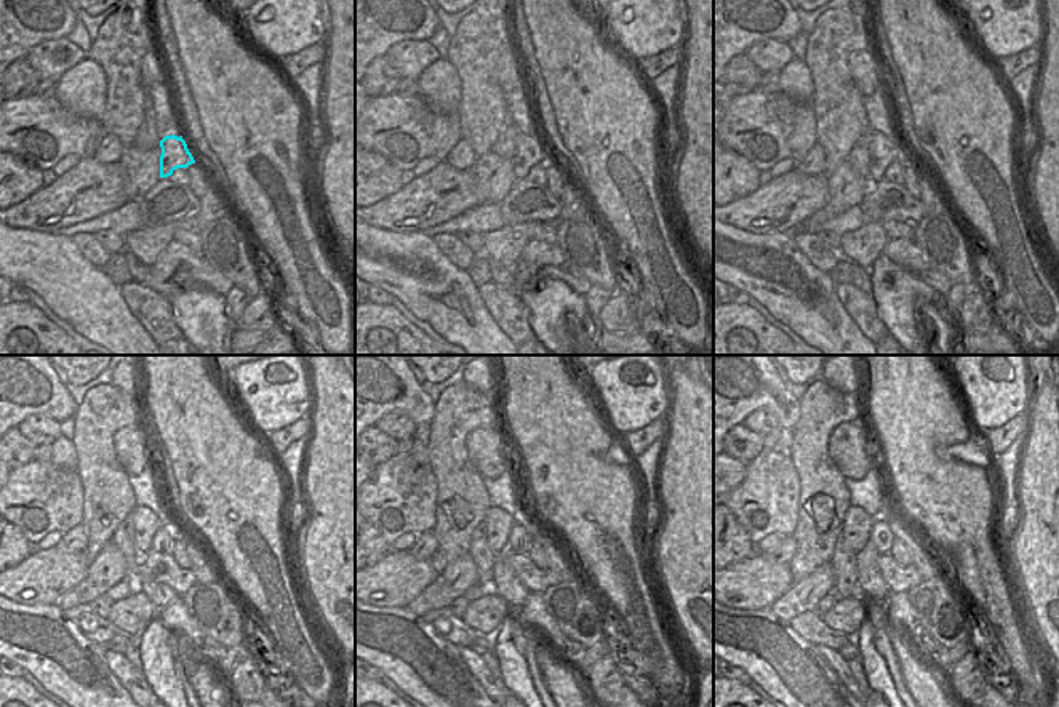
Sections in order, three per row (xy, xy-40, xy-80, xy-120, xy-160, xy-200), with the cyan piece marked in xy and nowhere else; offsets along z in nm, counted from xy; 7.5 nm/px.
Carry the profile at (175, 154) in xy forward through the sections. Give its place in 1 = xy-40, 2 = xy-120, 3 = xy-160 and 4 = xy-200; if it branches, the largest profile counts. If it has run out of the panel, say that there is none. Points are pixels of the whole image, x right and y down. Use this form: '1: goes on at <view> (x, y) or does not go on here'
1: goes on at xy-40 (530, 151)
2: goes on at xy-120 (144, 520)
3: goes on at xy-160 (498, 522)
4: goes on at xy-200 (856, 523)

